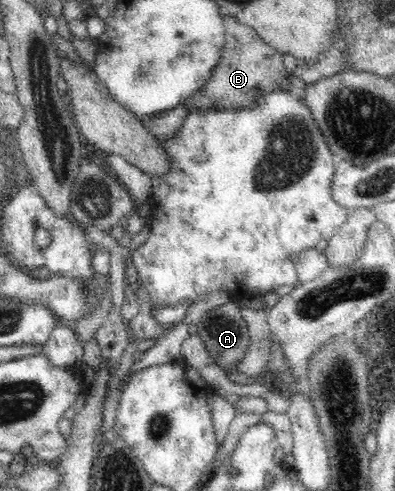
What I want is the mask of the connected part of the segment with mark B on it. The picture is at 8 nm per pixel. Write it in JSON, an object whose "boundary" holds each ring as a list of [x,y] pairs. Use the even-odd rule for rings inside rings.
{"boundary":[[[223,17],[225,46],[211,79],[197,90],[184,105],[189,110],[205,111],[209,108],[253,108],[252,102],[280,88],[280,83],[289,76],[283,64],[283,55],[265,44],[259,35],[239,22],[235,17]]]}

